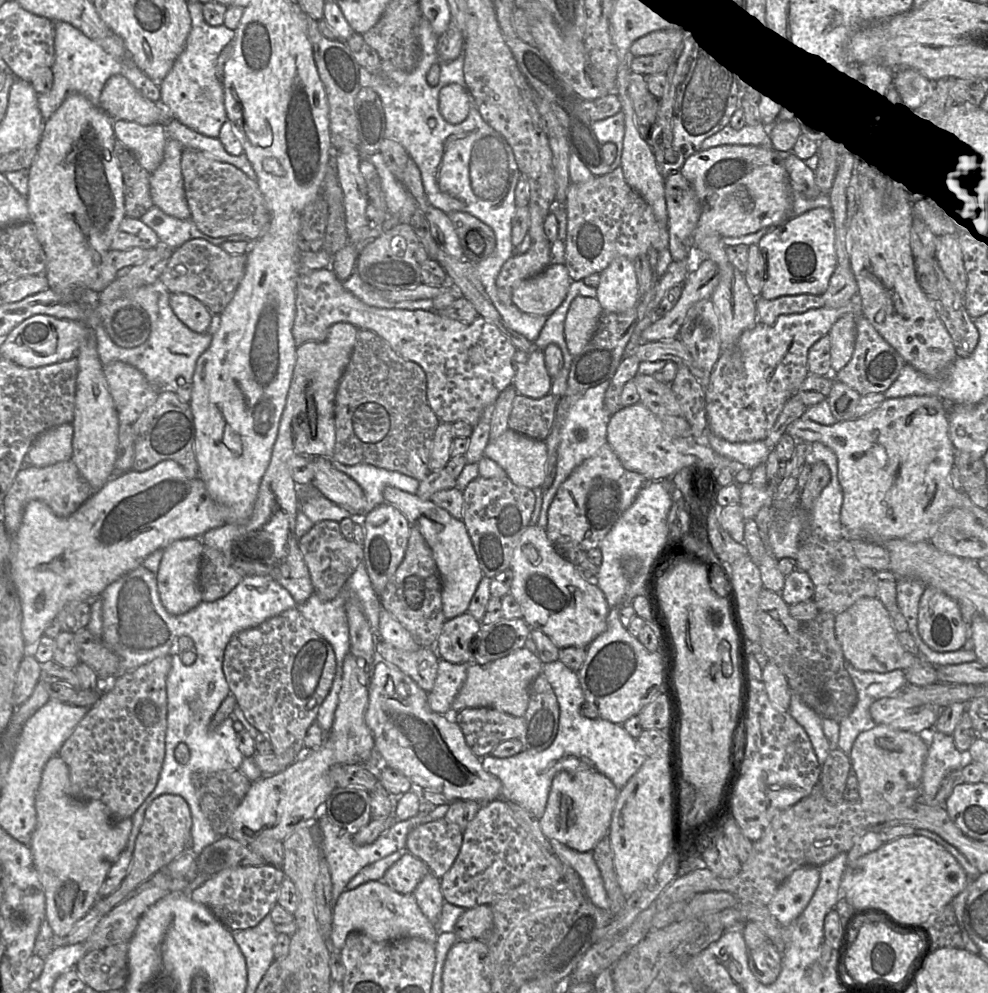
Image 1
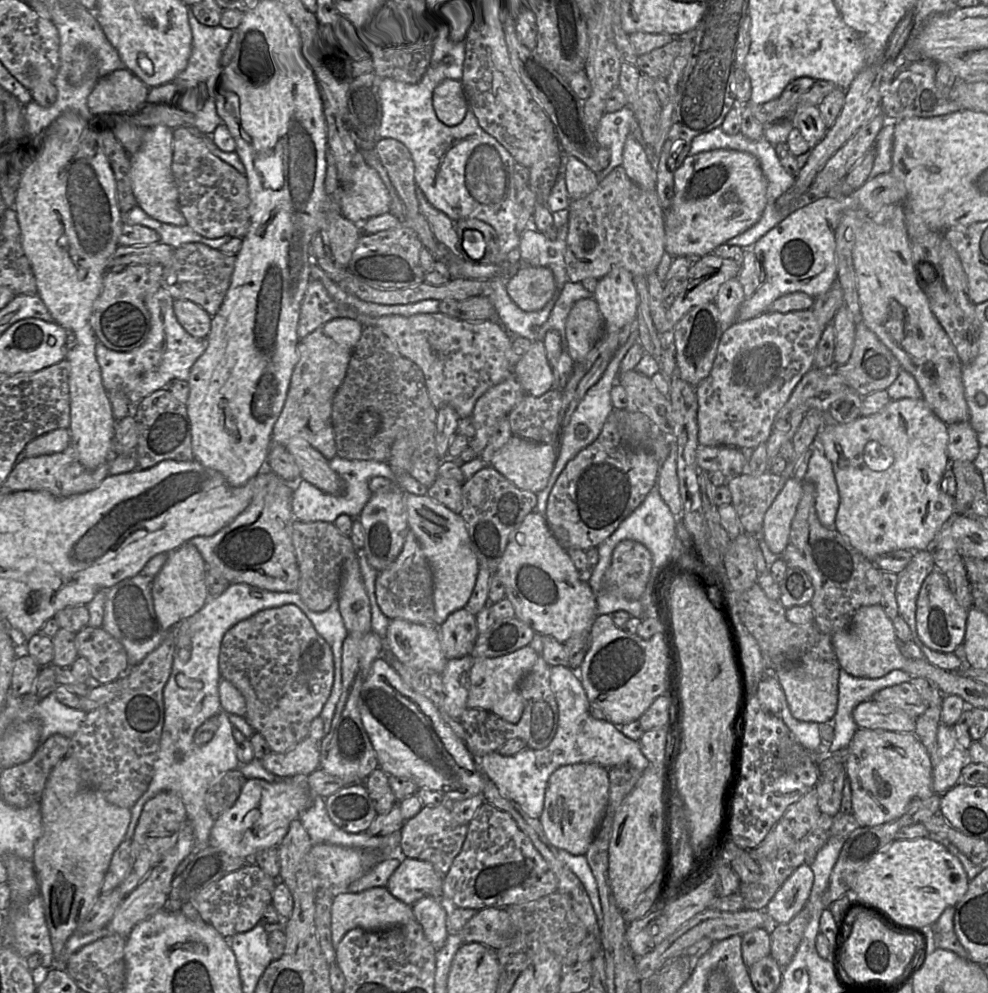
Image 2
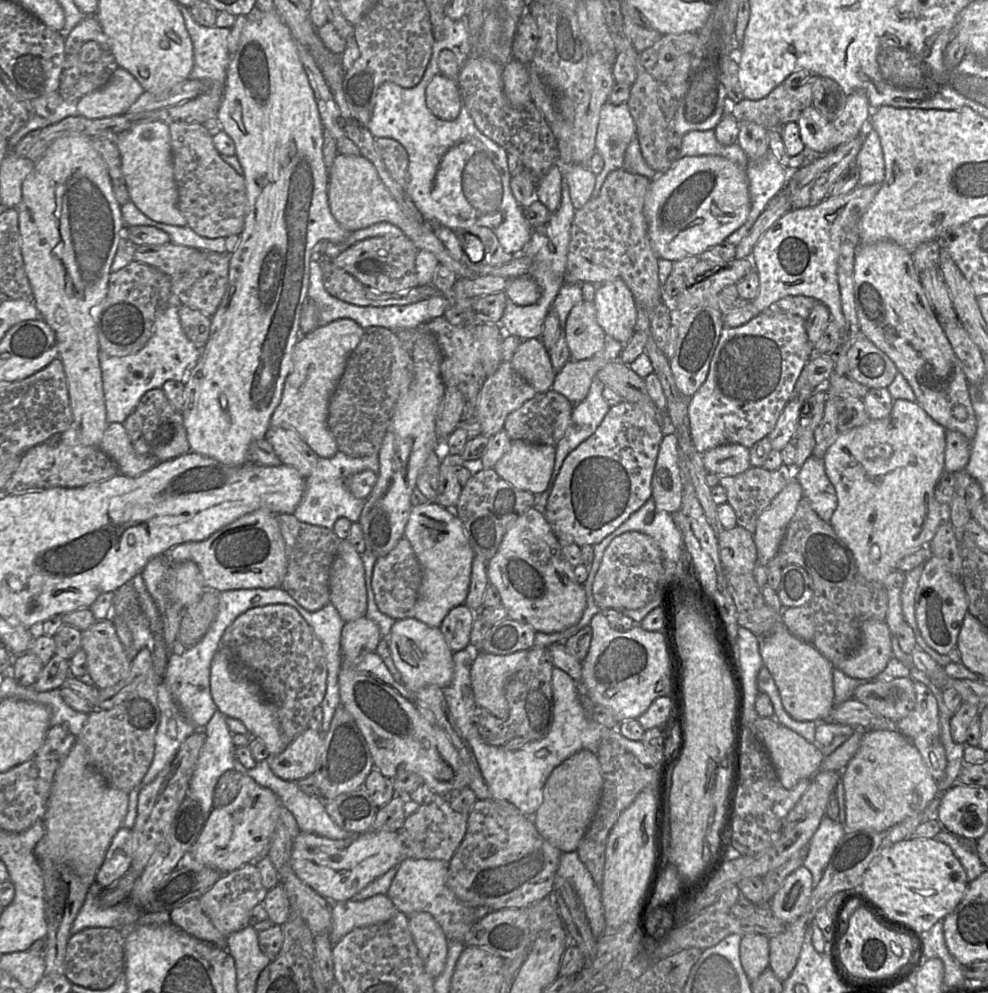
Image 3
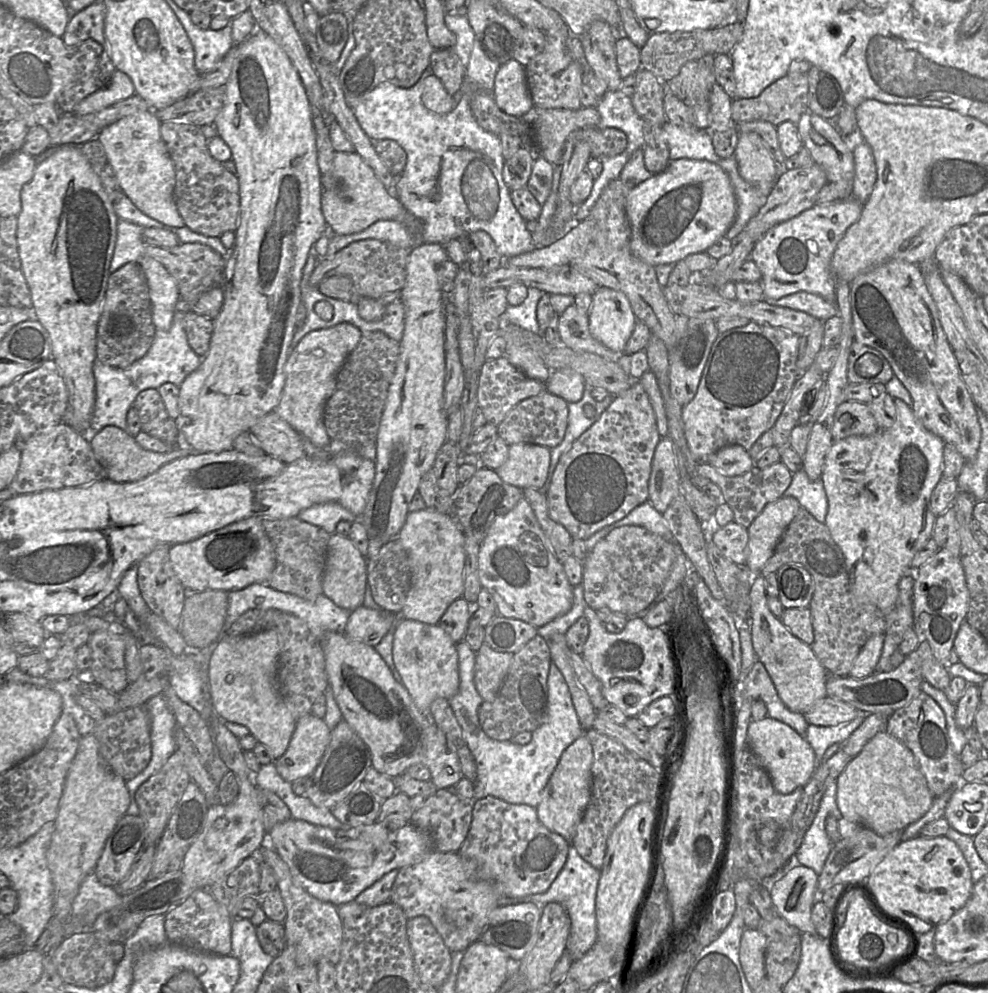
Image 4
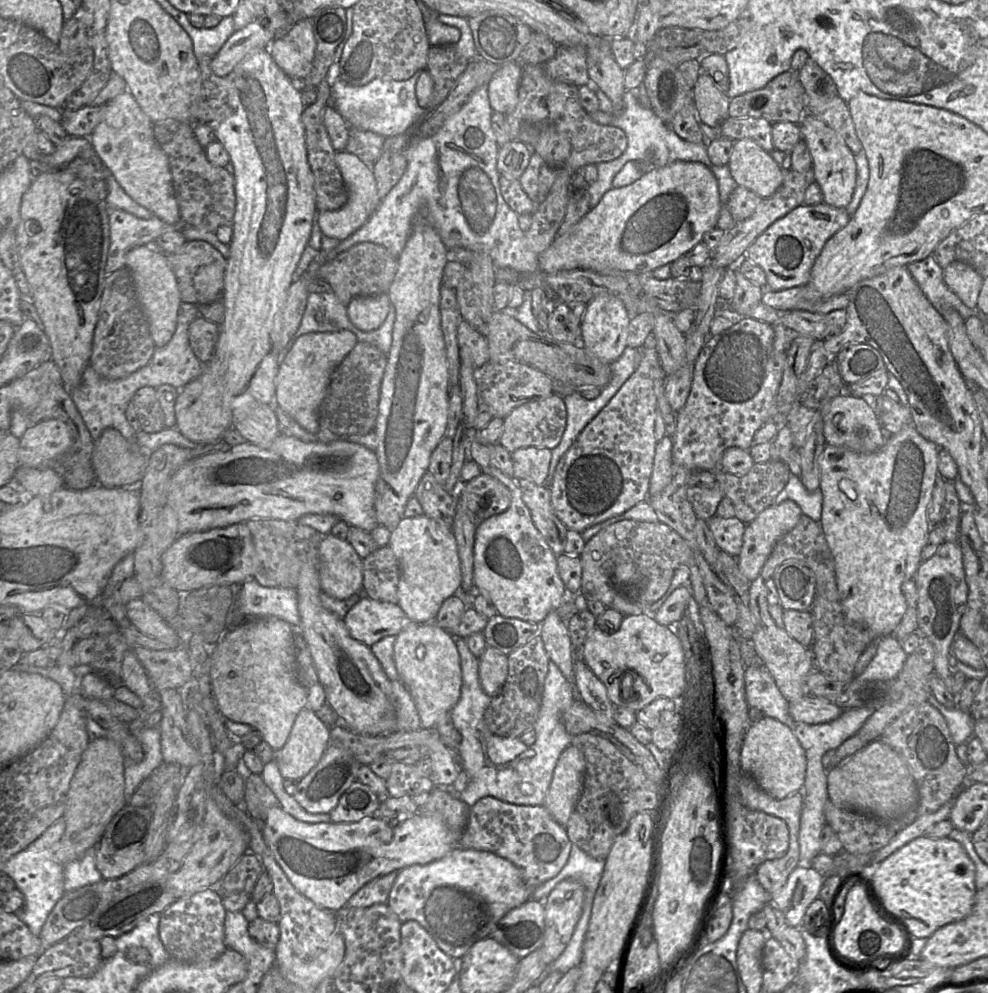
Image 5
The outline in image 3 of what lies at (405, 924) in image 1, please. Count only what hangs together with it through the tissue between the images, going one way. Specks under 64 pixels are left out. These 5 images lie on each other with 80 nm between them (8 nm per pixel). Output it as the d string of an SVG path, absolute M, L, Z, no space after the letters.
M377 894L366 900L350 899L332 903L331 942L338 943L355 928L384 923L397 911L388 895L384 894Z

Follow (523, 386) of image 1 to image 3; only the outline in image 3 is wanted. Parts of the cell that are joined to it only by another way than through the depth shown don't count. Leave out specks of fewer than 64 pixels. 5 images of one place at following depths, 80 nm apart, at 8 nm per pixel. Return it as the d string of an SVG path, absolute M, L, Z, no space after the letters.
M541 338L522 340L510 364L536 393L551 389L555 372Z

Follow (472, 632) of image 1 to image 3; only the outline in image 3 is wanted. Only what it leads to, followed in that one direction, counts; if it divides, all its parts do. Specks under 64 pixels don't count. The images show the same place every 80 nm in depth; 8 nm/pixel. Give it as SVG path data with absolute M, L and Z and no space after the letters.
M465 603L461 604L452 608L441 622L439 629L453 653L470 644L473 611Z

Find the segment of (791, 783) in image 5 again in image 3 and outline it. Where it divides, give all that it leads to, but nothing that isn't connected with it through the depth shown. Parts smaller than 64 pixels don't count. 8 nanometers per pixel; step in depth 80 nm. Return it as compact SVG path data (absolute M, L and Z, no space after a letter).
M758 717L754 721L755 733L765 747L781 785L792 789L799 781L811 778L818 770L824 754L813 743L780 724L774 717Z

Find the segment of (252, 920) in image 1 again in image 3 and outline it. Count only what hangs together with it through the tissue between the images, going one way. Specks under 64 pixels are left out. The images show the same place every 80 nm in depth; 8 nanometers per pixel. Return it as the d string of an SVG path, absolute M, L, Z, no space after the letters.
M256 862L225 873L205 894L170 911L170 922L189 935L226 948L227 937L251 924L251 911L267 894Z

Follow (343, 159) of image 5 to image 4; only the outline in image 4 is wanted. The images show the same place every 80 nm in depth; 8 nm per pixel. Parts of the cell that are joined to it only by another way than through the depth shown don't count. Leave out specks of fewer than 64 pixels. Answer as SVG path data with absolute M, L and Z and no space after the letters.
M336 152L333 157L333 177L338 186L322 190L321 211L330 234L348 235L366 229L379 220L399 222L415 238L421 238L421 224L396 196L391 195L376 177L372 168L356 152Z

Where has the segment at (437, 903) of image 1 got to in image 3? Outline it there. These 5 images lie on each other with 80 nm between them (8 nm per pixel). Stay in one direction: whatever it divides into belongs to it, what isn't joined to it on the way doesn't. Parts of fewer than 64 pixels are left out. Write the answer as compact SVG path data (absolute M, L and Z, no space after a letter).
M418 912L409 916L409 929L425 971L438 977L446 965L449 943L442 928L431 914Z

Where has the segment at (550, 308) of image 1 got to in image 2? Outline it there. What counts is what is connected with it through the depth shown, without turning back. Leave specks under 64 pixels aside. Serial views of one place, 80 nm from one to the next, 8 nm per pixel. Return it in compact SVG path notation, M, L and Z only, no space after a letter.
M522 266L507 278L505 287L510 299L526 312L541 310L557 292L554 274L546 267Z

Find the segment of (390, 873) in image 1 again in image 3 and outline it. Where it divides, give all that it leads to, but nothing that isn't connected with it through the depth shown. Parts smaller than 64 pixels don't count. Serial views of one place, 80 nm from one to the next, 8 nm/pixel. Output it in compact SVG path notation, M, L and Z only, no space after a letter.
M405 858L397 866L397 872L388 890L388 897L398 911L410 916L428 912L442 928L448 941L463 942L474 922L474 909L464 905L447 885L448 863L434 859Z

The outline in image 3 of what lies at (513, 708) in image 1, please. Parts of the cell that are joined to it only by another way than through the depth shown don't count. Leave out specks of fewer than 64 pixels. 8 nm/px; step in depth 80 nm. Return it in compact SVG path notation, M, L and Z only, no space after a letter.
M520 650L508 655L496 655L478 651L471 667L471 683L477 706L501 719L509 716L505 686L518 671L527 653L527 650Z

